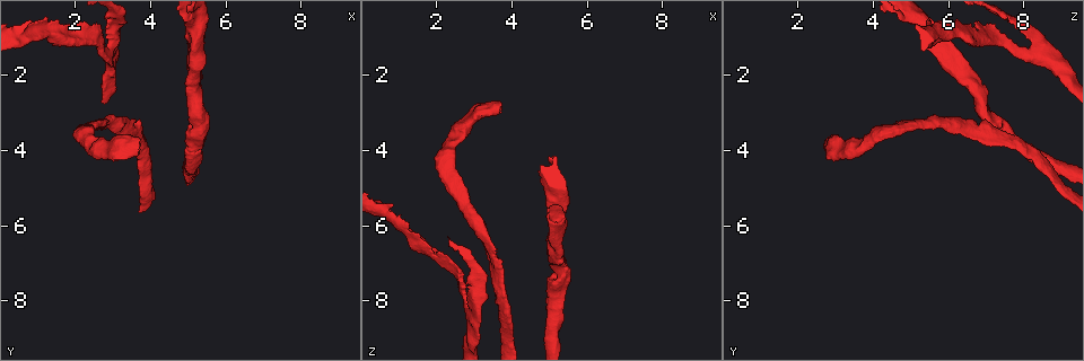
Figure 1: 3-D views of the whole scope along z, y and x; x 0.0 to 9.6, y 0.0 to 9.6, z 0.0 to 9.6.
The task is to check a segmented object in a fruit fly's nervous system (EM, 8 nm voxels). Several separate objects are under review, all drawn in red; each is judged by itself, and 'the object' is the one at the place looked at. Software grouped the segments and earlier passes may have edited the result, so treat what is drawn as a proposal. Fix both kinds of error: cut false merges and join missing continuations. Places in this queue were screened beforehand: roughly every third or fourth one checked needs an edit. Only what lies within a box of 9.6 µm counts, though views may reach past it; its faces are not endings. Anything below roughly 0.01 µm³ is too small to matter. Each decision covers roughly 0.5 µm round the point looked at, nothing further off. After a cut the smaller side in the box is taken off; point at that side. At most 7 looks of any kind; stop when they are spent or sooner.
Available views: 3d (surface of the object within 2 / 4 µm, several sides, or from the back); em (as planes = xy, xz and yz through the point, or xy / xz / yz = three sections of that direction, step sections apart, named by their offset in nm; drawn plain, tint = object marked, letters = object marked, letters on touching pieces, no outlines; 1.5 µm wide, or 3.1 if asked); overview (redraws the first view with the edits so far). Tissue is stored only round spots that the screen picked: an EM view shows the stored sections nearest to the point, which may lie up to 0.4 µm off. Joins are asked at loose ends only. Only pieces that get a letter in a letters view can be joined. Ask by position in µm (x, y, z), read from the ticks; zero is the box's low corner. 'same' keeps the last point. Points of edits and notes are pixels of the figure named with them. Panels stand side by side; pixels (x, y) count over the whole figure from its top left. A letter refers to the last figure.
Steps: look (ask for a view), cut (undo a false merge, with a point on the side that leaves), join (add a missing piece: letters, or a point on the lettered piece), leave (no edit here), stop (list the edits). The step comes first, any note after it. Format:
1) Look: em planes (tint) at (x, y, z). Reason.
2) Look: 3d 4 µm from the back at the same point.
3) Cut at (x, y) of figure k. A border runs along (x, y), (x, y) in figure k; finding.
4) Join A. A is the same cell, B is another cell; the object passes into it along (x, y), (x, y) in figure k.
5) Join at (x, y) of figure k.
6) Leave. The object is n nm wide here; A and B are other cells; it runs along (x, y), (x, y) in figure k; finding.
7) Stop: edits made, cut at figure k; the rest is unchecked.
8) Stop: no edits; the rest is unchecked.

Look: 3d 4 µm at (2.85, 1.35, 8.30). Three-way junction.

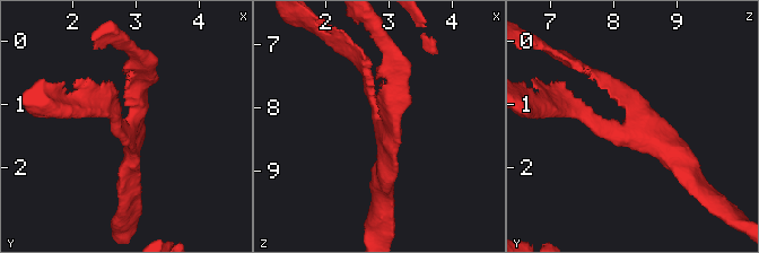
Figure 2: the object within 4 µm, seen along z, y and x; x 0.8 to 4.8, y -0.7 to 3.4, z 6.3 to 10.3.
Look: em yz step 4 (letters) at (2.95, 1.40, 8.30). 3 arms meet here; the arms are 190, 220, 280 nm wide.

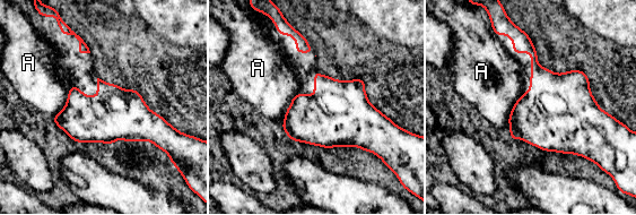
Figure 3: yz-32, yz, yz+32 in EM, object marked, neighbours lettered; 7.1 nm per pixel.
Look: em xy step 8 (letters) at the same point. Cut it another way.

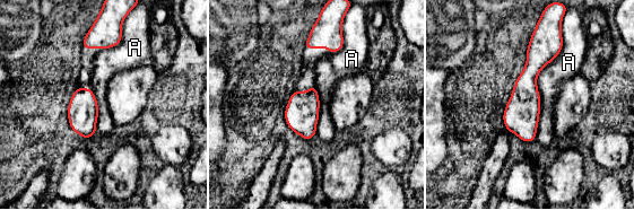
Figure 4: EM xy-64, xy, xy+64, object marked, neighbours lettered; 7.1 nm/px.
Leave. A is another cell; a border runs along (562, 29), (533, 139) in figure 4; continuous, no second neuron.

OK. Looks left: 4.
Look: 3d 2 µm from the back at (3.70, 3.70, 2.80). Thick end.

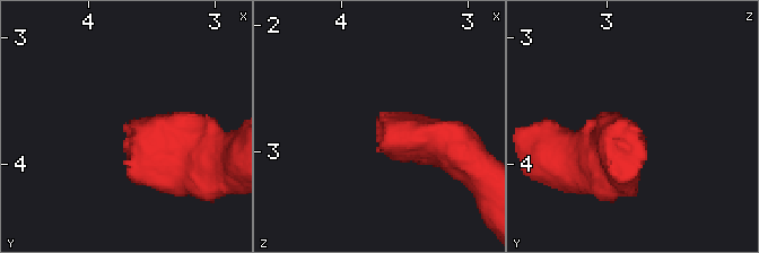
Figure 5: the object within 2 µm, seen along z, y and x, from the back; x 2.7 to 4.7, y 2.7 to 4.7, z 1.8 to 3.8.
Look: em planes (tint) at (3.74, 3.70, 2.78).

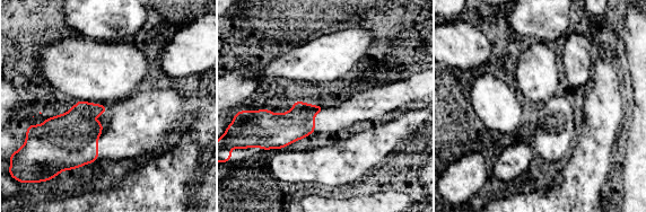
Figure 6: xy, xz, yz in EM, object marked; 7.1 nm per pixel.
Look: em planes (letters) at the same point. What lies round it.

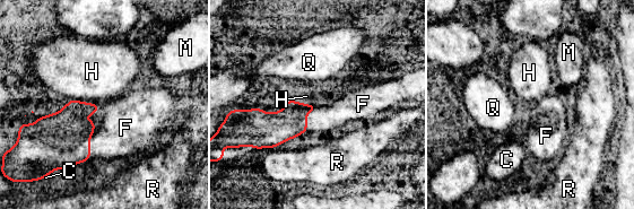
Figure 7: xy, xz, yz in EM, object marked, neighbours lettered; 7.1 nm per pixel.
Join F. The longest contact is with F, 400 nm; F is the same cell, C, H, M, Q and R are other cells; the object passes into it along (62, 139), (94, 124), (126, 128) in figure 7; the neuron continues.

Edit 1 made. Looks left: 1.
Look: em yz step 4 (letters) at (2.10, 0.65, 6.65). An open end.

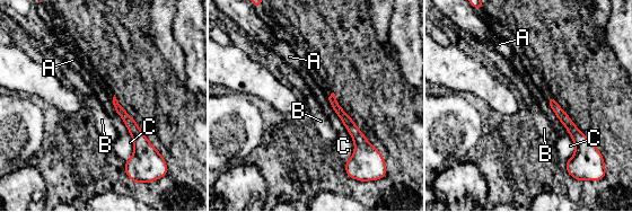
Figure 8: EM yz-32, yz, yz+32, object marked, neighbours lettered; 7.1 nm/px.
Leave. A, B and C are other cells; a border runs along (546, 100), (554, 113) in figure 8; none of them fits.

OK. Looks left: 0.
Stop: edits made, join at figure 7; the rest is unchecked.

